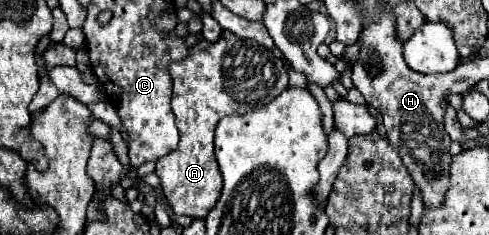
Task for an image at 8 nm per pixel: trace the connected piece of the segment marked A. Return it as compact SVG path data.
M223 31L217 43L199 41L191 47L187 59L171 63L173 77L173 113L179 129L179 147L157 161L155 173L161 179L163 195L175 215L189 215L193 219L207 217L221 195L221 171L214 153L214 133L217 123L225 115L243 115L267 105L275 99L289 81L287 69L267 47L239 39L237 35Z

